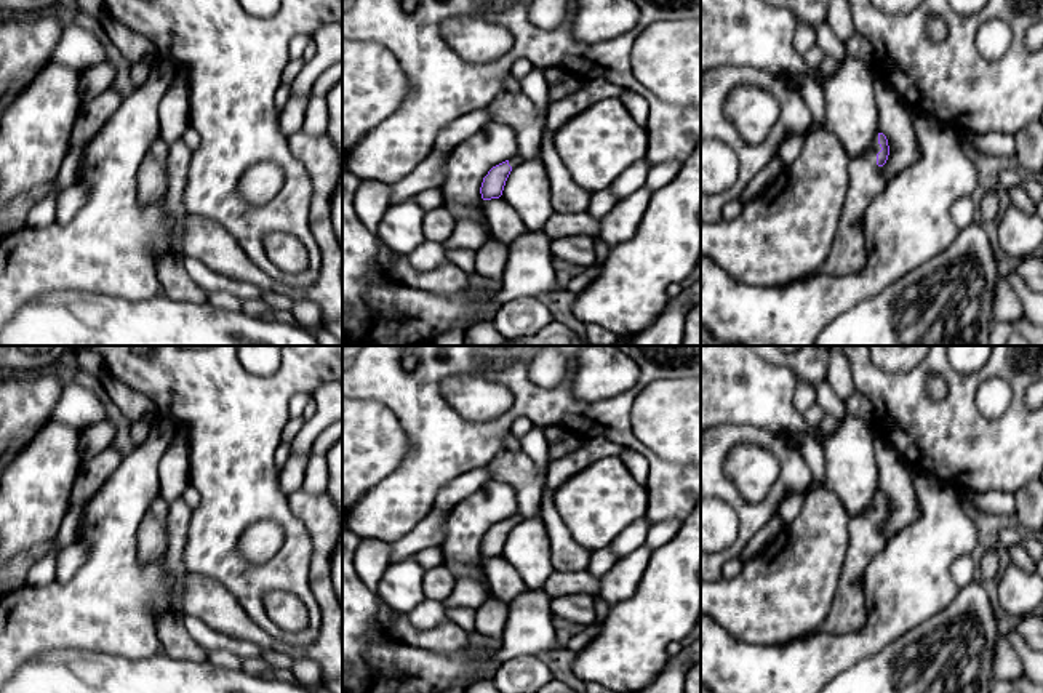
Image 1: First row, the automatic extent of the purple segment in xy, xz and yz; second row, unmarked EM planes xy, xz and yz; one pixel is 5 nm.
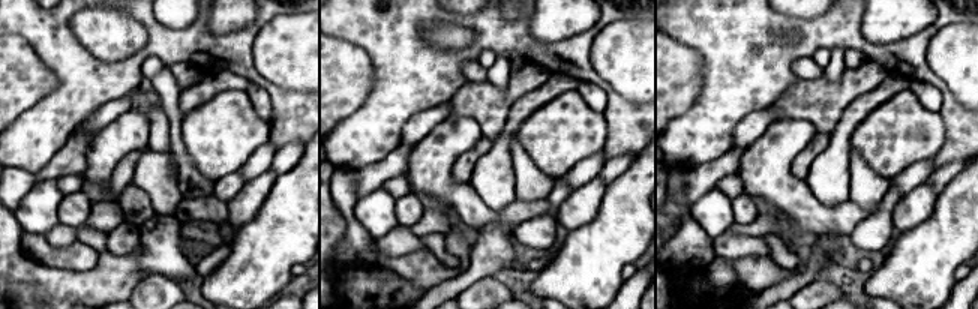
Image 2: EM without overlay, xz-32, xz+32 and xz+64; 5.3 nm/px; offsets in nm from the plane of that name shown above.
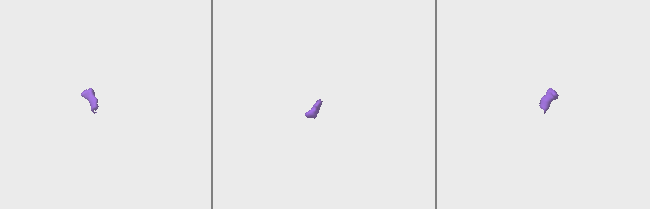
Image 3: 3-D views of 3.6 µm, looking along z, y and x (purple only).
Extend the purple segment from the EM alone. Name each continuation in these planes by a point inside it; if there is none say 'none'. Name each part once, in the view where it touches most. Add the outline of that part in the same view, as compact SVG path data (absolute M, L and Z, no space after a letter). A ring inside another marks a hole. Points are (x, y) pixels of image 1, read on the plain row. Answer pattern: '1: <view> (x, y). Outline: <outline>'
1: yz (866, 538). Outline: M878 491L873 493L870 506L848 522L848 551L837 584L837 592L825 621L816 632L846 634L865 626L865 587L864 571L872 557L889 541L877 512L881 509Z

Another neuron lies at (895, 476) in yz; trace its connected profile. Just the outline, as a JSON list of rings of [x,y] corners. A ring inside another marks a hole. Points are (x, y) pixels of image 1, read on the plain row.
[[[880,437],[875,439],[873,450],[878,467],[877,491],[883,491],[889,504],[889,514],[881,530],[888,539],[893,539],[921,514],[913,487],[913,469]]]

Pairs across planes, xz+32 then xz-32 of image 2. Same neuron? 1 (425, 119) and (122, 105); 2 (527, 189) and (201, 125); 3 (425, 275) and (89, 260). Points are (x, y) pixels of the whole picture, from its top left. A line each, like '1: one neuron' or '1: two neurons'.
1: one neuron
2: two neurons
3: one neuron

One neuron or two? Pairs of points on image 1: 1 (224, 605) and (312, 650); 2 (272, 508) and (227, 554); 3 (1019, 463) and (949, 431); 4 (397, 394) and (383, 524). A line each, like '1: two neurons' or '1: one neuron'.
1: one neuron
2: one neuron
3: one neuron
4: one neuron

